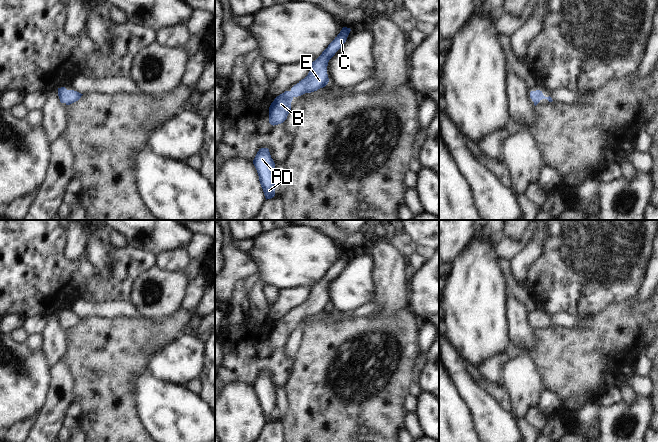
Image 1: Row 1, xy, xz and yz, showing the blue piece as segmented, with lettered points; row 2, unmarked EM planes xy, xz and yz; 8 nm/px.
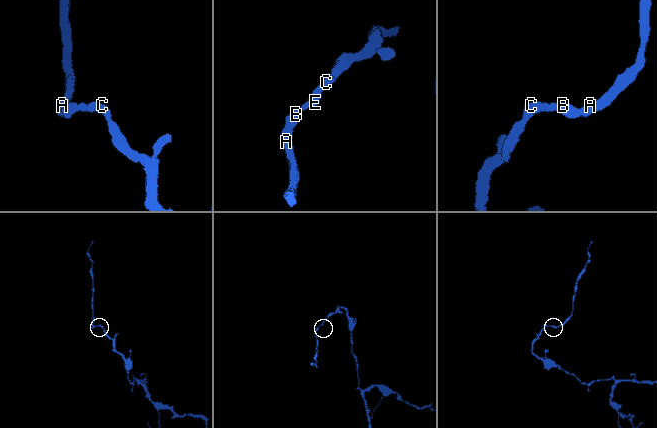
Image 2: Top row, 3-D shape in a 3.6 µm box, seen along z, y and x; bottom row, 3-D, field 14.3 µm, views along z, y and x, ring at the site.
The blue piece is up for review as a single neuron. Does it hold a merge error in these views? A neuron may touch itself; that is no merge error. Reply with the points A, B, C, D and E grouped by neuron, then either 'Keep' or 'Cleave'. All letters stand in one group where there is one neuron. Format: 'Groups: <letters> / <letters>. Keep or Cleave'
Groups: A B C D E. Keep

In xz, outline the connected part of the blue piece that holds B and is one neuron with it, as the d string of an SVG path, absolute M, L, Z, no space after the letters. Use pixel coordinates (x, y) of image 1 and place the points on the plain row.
M343 251L322 278L311 287L308 299L294 309L290 315L285 315L274 323L269 331L269 347L271 349L281 348L287 343L294 321L317 315L328 308L328 286L346 266L350 255L350 252Z

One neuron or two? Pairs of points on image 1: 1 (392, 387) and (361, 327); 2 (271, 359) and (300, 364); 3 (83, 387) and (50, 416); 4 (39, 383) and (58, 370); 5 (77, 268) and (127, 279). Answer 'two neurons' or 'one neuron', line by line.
1: one neuron
2: two neurons
3: two neurons
4: two neurons
5: one neuron

